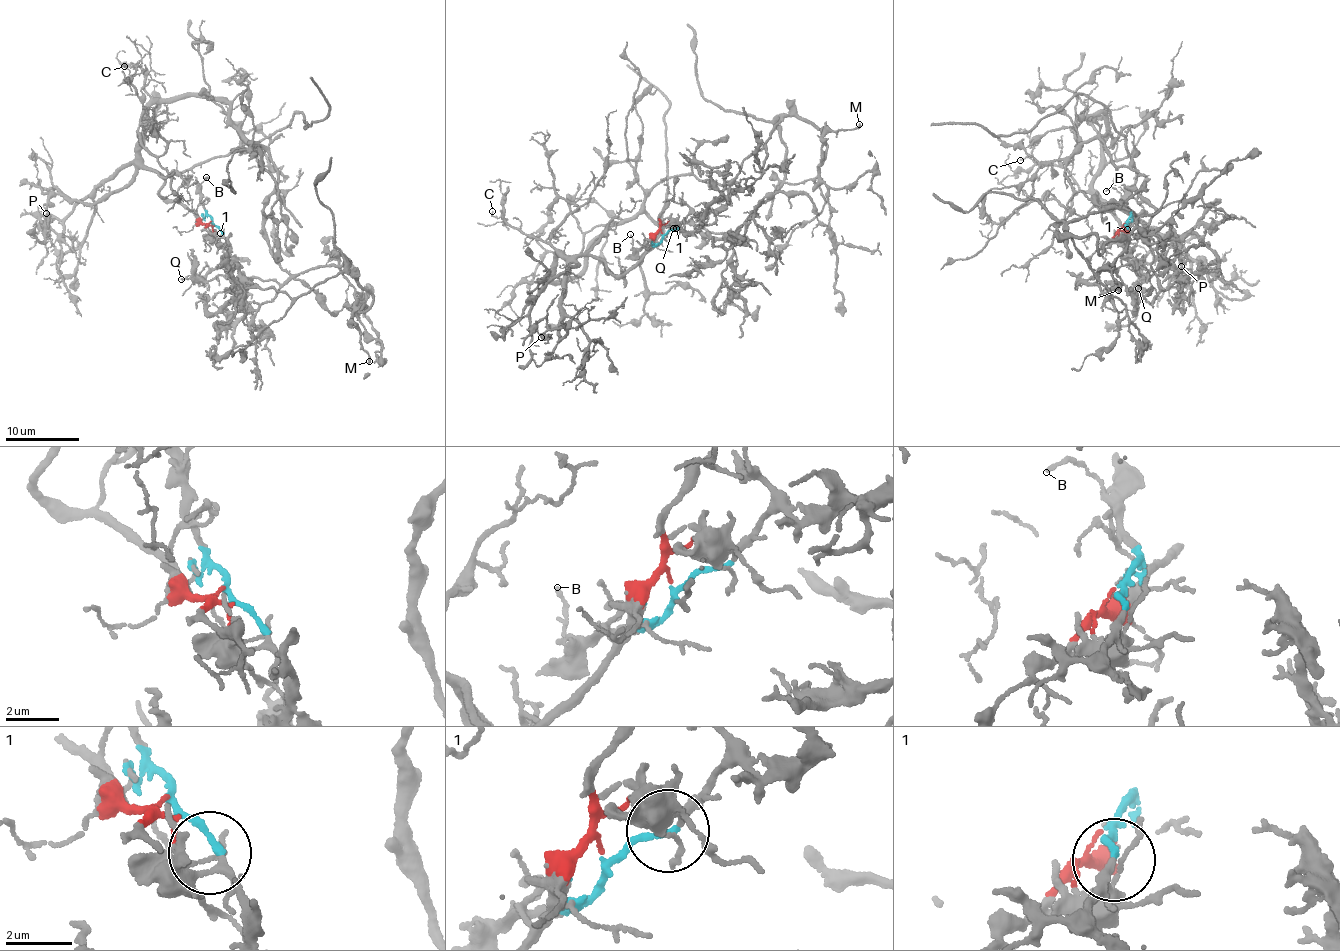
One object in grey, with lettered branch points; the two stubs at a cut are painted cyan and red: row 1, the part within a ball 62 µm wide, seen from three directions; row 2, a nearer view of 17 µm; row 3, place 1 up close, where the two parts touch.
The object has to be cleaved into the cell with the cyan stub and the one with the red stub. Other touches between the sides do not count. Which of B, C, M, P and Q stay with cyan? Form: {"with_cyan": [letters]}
{"with_cyan": ["B", "M", "Q"]}

